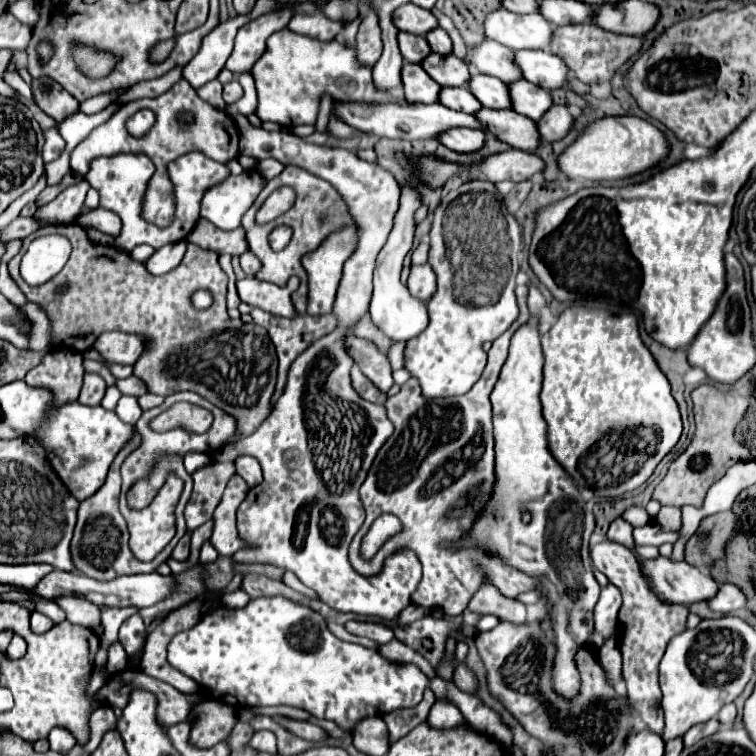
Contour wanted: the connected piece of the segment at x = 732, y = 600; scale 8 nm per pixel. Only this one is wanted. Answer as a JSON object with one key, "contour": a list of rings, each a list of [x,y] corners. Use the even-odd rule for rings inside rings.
{"contour":[[[720,584],[718,586],[718,594],[714,598],[710,598],[710,602],[706,602],[706,604],[714,612],[728,614],[732,610],[744,608],[746,606],[746,598],[744,598],[742,590],[736,588],[734,584]]]}

